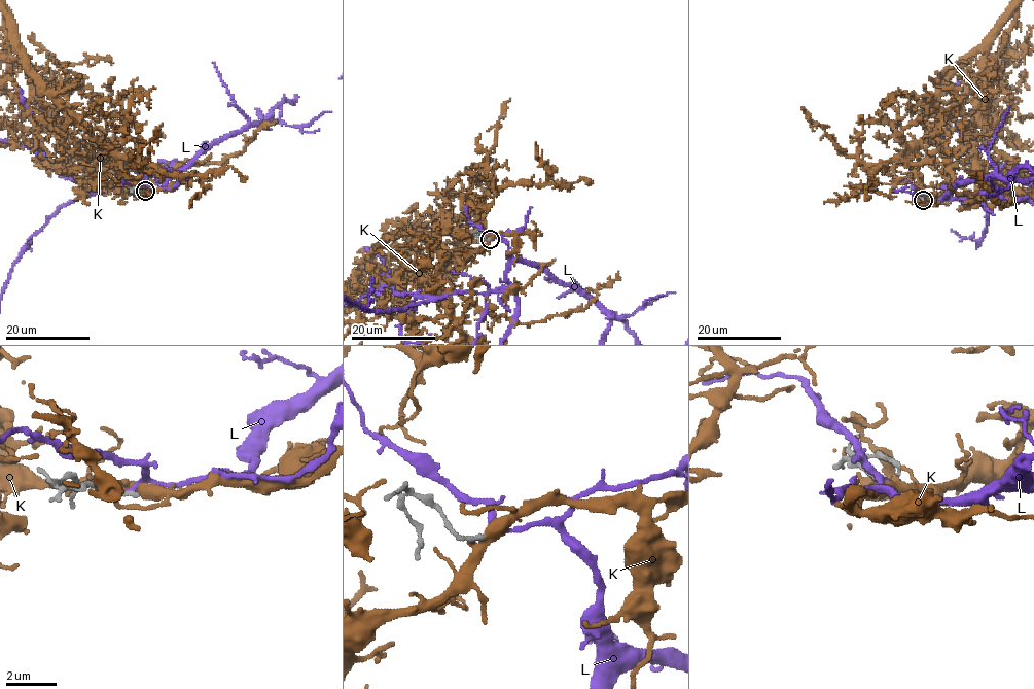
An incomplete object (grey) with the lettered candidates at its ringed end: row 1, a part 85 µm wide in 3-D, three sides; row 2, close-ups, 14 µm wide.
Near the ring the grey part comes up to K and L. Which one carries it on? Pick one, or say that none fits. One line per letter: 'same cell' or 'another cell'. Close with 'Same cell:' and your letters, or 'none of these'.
K: another cell
L: another cell
Same cell: none of these

